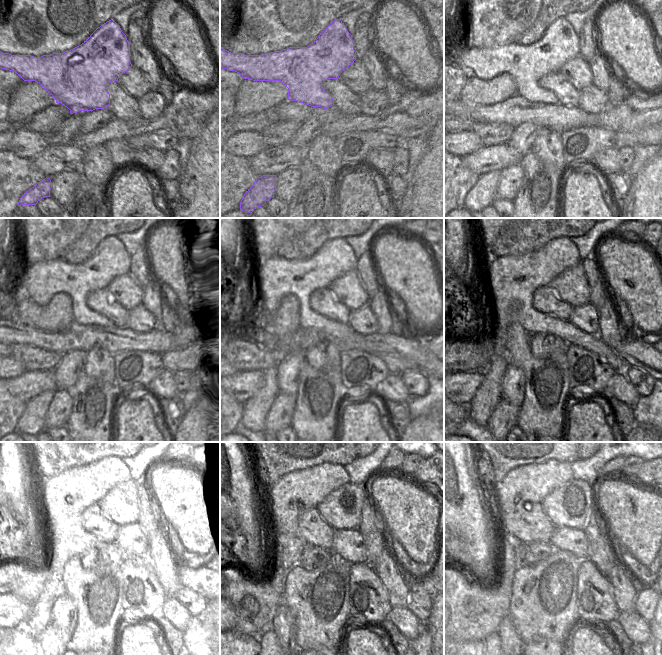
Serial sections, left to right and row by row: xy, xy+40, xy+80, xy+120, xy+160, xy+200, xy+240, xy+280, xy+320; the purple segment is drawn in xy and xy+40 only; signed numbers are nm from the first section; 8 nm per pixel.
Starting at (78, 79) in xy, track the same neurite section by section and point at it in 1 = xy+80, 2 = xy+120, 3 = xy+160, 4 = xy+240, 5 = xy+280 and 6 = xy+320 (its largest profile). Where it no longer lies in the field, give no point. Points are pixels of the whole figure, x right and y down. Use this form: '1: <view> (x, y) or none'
1: xy+80 (527, 64)
2: xy+120 (39, 283)
3: xy+160 (277, 277)
4: xy+240 (64, 496)
5: xy+280 (294, 492)
6: xy+320 (527, 483)

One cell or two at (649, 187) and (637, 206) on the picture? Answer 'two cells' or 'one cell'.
one cell

